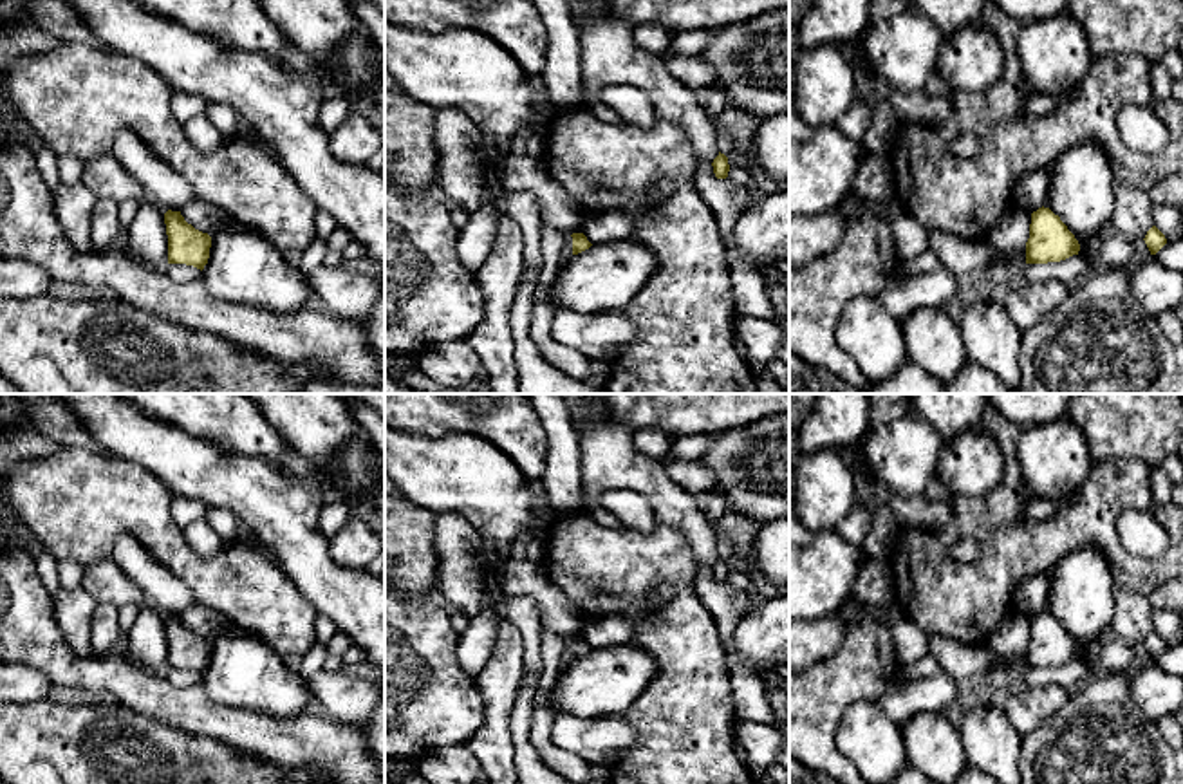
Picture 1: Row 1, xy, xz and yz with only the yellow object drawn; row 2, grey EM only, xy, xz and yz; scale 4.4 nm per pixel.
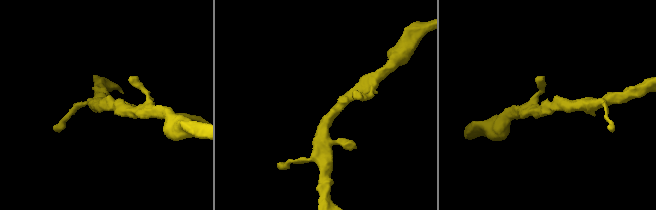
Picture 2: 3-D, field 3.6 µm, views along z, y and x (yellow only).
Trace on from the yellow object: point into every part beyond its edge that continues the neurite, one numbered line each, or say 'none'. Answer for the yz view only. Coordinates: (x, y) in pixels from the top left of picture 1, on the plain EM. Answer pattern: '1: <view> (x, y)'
none

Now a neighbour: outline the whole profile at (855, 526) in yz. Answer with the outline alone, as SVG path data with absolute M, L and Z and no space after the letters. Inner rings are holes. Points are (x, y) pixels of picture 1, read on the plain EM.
M854 499L849 515L840 522L838 531L847 542L860 549L869 533L871 520L871 508Z

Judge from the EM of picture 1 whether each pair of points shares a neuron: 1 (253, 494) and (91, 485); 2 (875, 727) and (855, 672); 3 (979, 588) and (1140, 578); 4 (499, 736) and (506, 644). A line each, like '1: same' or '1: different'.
1: different
2: different
3: same
4: same

